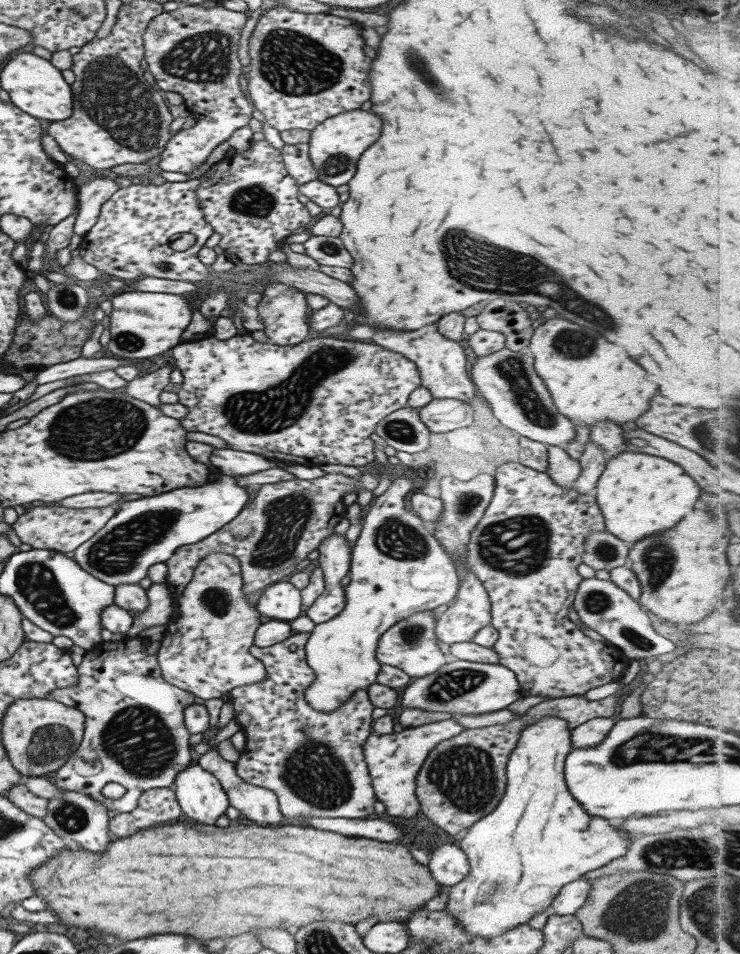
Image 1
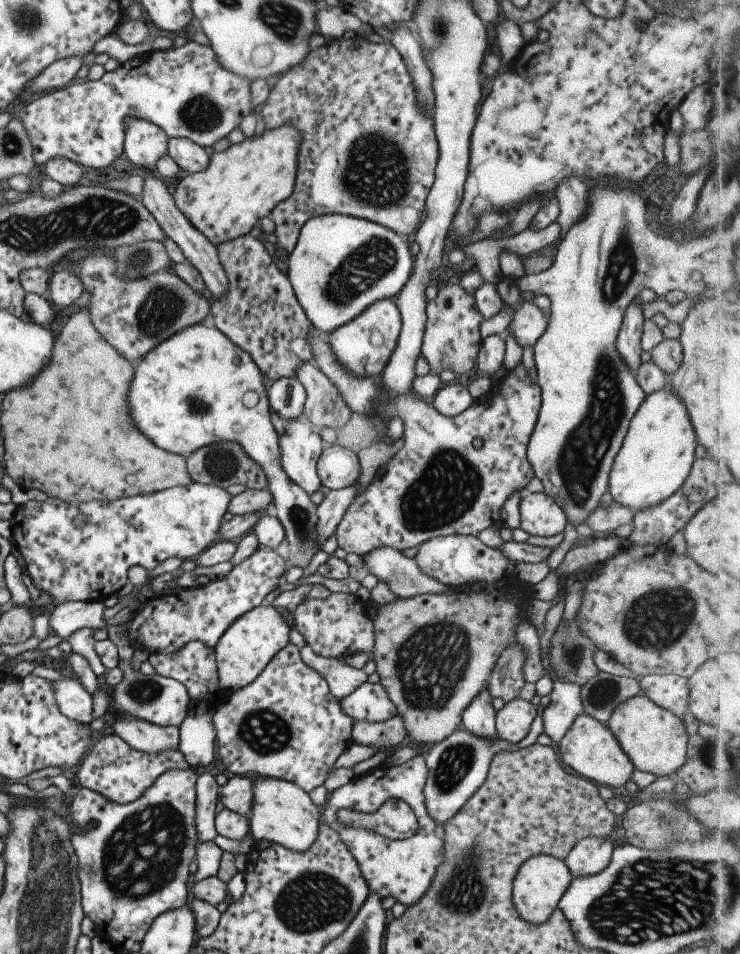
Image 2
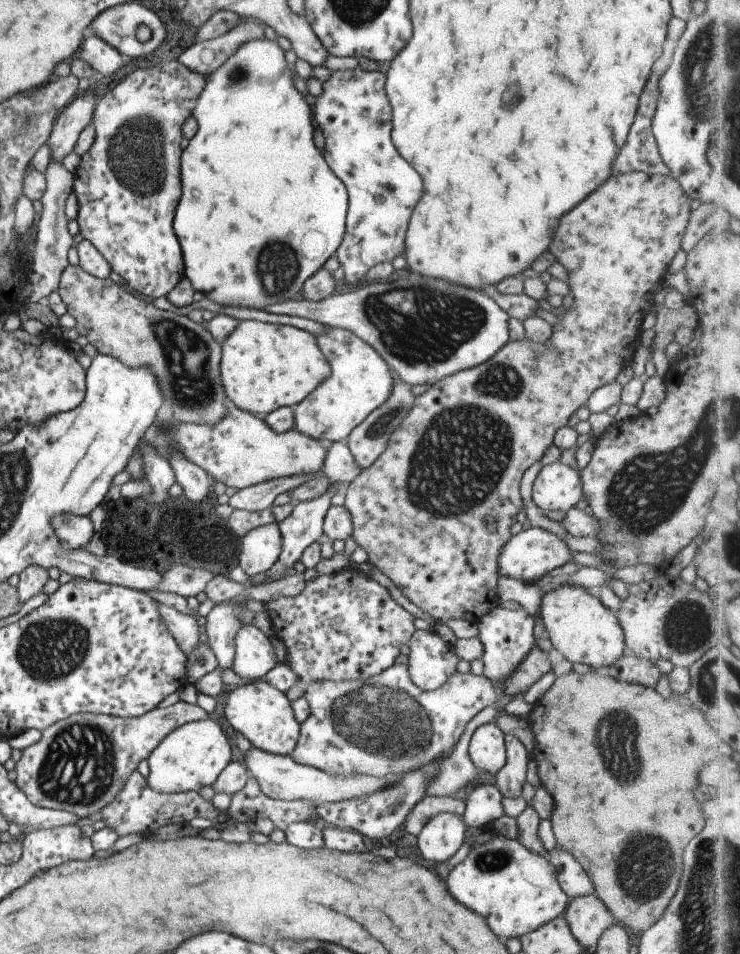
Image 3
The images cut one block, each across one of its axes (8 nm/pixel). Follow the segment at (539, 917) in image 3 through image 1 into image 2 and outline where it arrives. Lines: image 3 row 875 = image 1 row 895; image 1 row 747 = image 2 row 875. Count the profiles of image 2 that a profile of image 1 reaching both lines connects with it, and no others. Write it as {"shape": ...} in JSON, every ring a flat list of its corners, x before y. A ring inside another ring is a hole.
{"shape":[[535,854,527,858,513,876,511,899,515,912,523,922,529,922,533,926,543,924,545,920,558,915,557,902,567,890,569,882,571,882,571,873,567,865,557,860,555,856]]}

